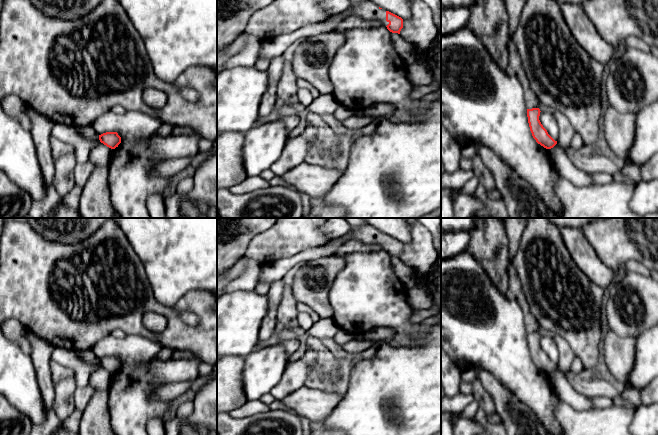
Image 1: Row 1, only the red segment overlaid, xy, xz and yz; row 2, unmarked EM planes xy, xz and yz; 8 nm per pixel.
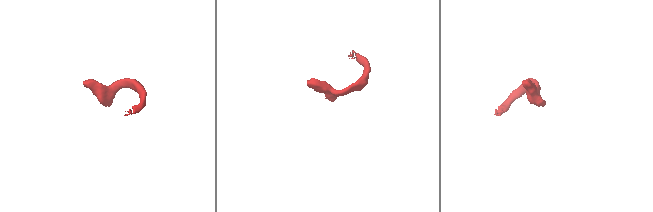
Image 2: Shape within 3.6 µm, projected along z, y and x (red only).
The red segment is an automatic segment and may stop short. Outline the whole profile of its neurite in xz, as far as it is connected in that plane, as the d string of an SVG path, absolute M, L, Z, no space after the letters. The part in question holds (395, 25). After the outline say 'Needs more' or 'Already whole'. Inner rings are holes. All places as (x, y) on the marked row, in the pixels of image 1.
M363 0L350 7L342 14L332 15L326 21L306 25L293 33L264 40L258 53L258 59L264 58L270 61L280 57L286 49L296 40L334 31L343 19L349 16L358 16L363 20L379 20L392 33L400 34L403 28L403 19L389 11L383 10L369 0Z. Needs more

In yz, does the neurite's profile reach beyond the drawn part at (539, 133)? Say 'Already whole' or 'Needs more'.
Already whole

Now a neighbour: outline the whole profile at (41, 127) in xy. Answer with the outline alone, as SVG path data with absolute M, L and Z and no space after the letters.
M25 106L25 112L31 121L30 132L45 183L52 185L55 175L55 164L51 152L50 138L55 123L29 106Z

